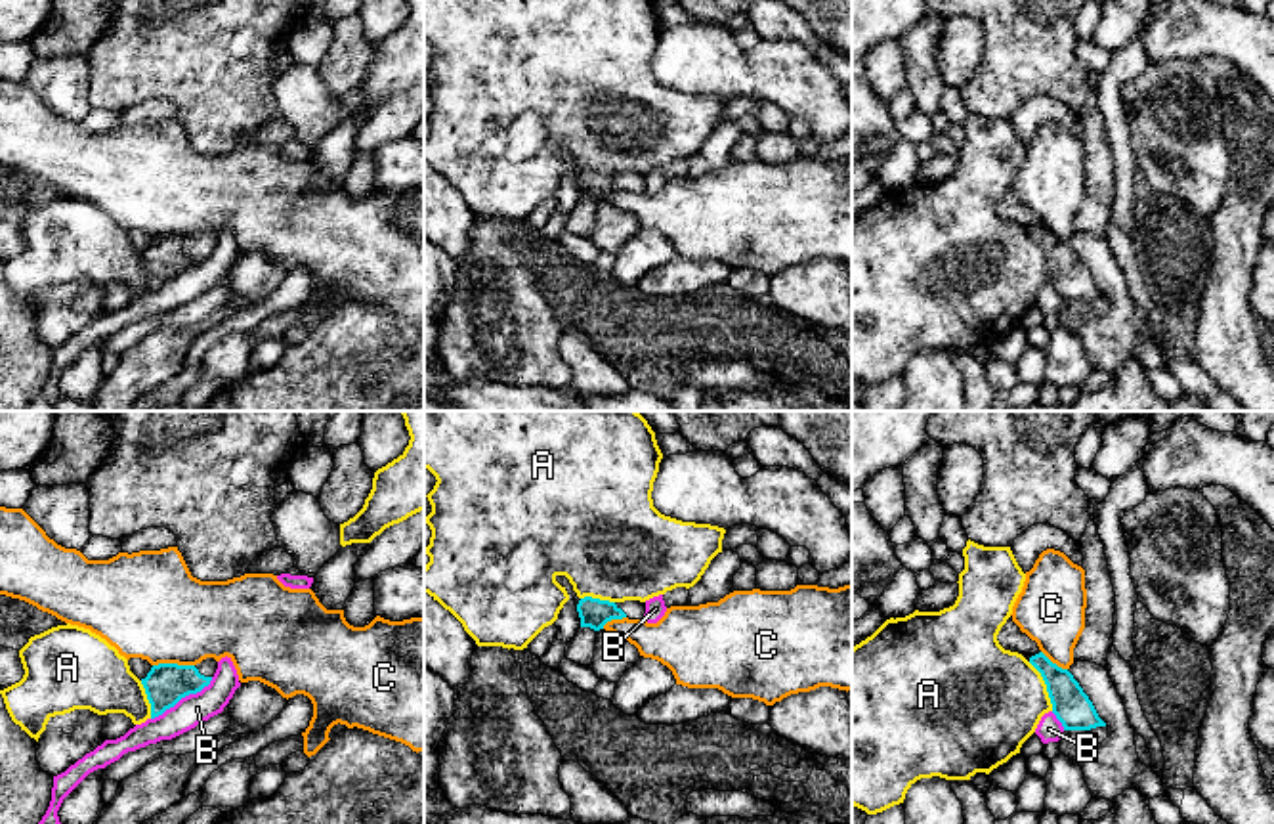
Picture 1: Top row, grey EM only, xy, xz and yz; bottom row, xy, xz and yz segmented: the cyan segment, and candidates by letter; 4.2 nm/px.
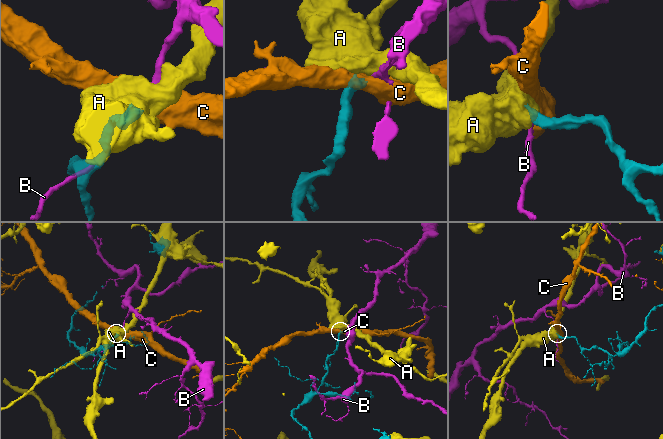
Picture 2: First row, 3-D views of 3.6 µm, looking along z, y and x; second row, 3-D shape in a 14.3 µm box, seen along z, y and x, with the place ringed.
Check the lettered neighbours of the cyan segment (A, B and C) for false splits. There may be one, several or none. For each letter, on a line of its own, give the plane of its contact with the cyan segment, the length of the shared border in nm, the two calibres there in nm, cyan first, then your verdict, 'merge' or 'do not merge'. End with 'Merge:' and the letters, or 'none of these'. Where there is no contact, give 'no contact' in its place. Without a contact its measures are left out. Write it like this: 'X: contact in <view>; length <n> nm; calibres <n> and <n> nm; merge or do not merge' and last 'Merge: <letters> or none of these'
A: contact in yz; length 240 nm; calibres 160 and 460 nm; do not merge
B: contact in xy; length 320 nm; calibres 180 and 130 nm; do not merge
C: contact in xy; length 180 nm; calibres 180 and 440 nm; do not merge
Merge: none of these

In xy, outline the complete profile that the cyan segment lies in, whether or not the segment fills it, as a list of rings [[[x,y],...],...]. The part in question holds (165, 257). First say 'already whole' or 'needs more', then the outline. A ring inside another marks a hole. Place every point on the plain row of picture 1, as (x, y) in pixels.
needs more; [[[206,229],[197,237],[159,235],[153,237],[141,256],[151,275],[151,291],[174,279],[181,270],[201,264],[210,256],[218,233]]]

